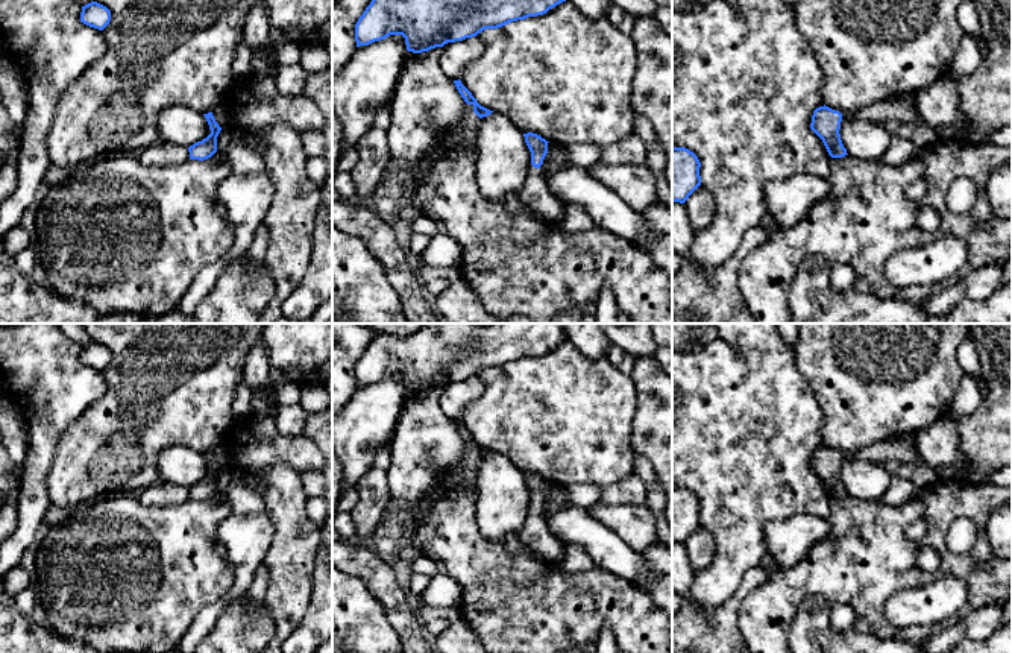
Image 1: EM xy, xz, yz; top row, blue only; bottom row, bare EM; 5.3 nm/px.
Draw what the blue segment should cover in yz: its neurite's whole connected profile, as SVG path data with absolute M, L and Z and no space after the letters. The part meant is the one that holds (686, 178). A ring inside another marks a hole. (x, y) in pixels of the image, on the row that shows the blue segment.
M672 147L672 202L684 203L701 185L701 162L686 147Z

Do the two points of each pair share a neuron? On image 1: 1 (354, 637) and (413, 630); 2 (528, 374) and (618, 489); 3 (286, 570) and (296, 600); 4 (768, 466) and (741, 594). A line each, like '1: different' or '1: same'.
1: different
2: different
3: same
4: different

